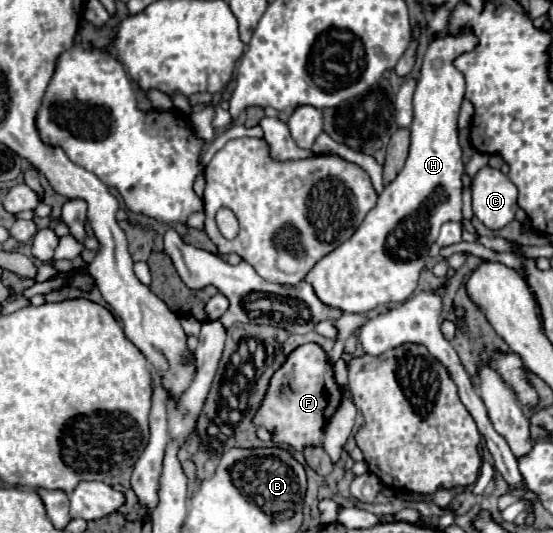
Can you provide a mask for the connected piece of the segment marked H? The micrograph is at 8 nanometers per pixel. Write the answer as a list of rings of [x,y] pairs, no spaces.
[[[464,31],[458,37],[444,35],[442,39],[434,39],[428,45],[422,71],[418,77],[418,87],[414,93],[414,121],[410,125],[412,141],[410,141],[410,155],[406,159],[404,169],[398,173],[398,177],[384,187],[384,191],[378,195],[376,207],[366,215],[362,225],[356,229],[356,233],[338,245],[332,253],[324,255],[306,275],[306,283],[312,285],[316,297],[334,309],[340,309],[344,313],[366,313],[378,305],[388,305],[388,303],[402,303],[406,301],[416,285],[420,271],[426,265],[428,251],[432,243],[438,239],[440,227],[448,221],[462,223],[462,173],[464,173],[464,163],[462,163],[462,149],[458,145],[458,131],[456,131],[456,121],[458,121],[458,109],[464,99],[464,89],[466,81],[464,75],[454,69],[452,61],[460,53],[466,53],[474,49],[476,37],[470,31]]]

